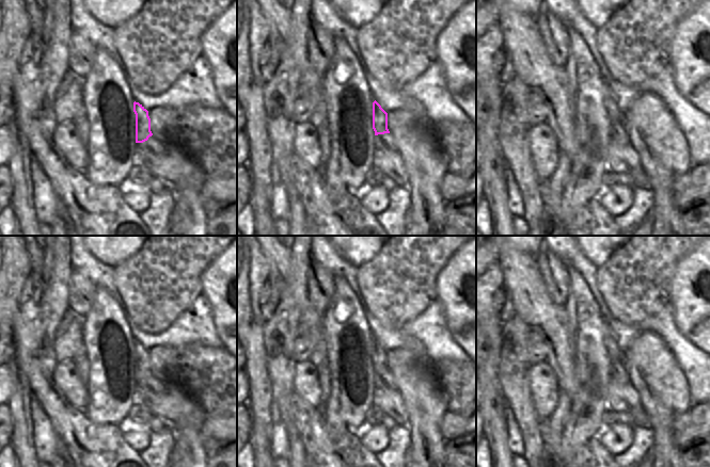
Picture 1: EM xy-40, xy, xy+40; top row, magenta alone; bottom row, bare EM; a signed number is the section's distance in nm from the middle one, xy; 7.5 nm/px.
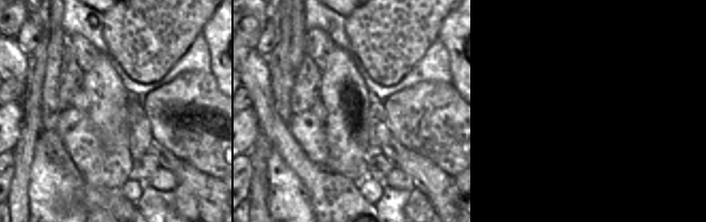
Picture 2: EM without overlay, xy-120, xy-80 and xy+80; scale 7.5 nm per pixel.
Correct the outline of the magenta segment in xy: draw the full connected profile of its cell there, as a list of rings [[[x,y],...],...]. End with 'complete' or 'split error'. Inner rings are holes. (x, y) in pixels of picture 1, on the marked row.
[[[376,100],[373,102],[373,129],[375,135],[390,133],[388,129],[388,113]]]; complete

